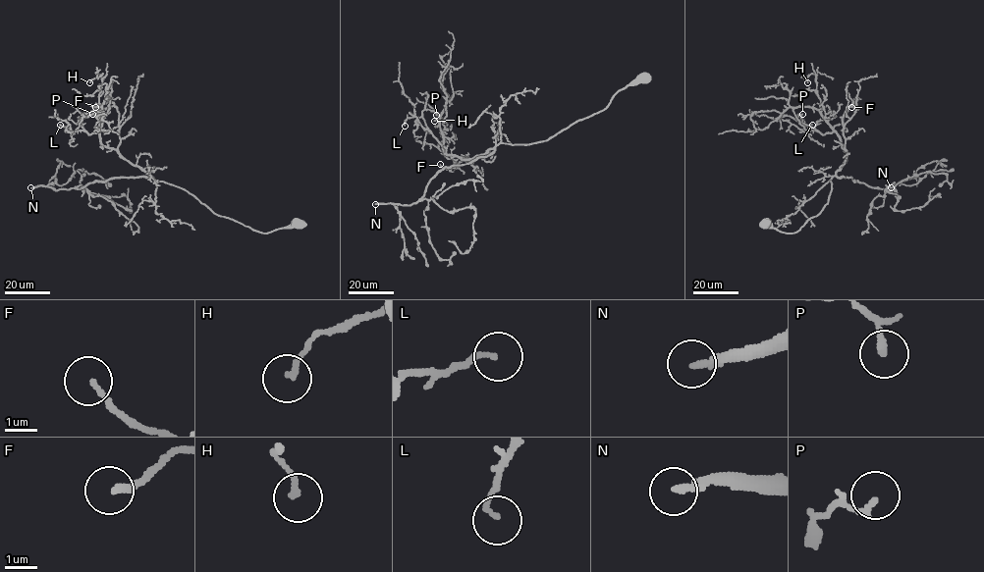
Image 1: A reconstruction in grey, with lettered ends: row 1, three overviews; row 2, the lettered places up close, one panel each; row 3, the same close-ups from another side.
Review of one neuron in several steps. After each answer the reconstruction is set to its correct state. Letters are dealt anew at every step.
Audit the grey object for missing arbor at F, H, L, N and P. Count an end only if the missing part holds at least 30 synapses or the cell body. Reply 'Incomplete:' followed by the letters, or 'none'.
Incomplete: N

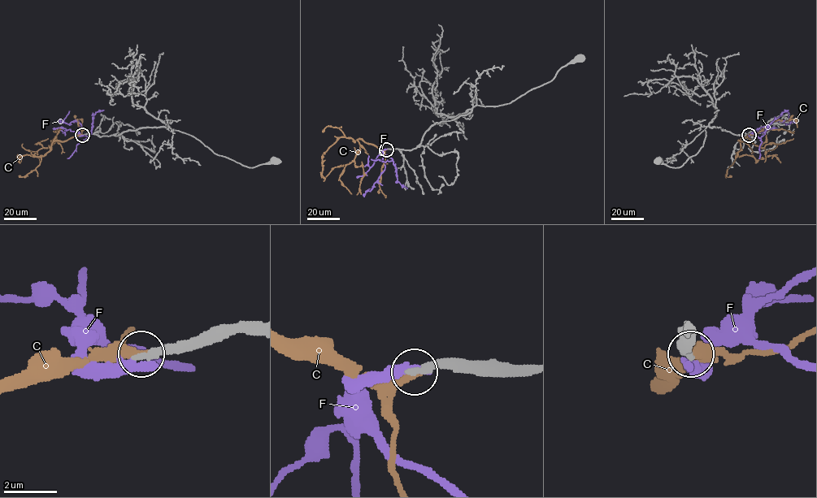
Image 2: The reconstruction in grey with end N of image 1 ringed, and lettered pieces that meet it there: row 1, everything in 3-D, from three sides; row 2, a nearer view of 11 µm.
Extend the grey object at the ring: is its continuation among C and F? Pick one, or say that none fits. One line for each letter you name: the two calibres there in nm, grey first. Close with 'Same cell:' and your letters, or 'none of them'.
C: Thickness 280 nm (grey) against 340 nm
Same cell: C

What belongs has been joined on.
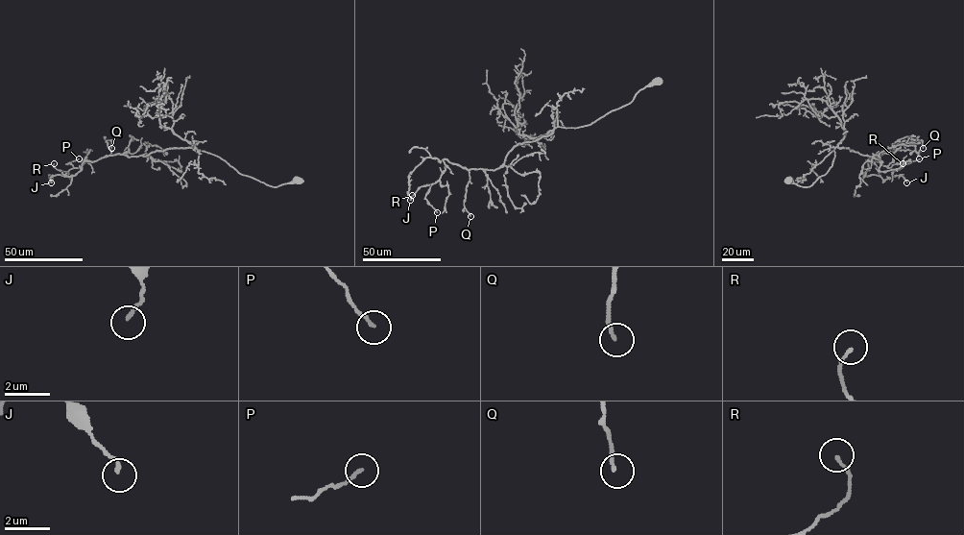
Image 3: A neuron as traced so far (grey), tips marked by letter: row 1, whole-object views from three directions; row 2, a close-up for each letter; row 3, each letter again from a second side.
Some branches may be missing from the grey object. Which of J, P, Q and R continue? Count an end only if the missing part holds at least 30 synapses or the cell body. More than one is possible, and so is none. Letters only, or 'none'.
none

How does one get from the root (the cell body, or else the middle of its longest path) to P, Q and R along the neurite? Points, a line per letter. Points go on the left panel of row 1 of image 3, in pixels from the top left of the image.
P: (298, 181), (272, 186), (195, 147), (66, 164), (79, 158)
Q: (298, 181), (272, 186), (195, 147), (130, 157), (110, 156), (105, 141), (109, 140), (111, 148)
R: (298, 181), (272, 186), (195, 147), (85, 157), (66, 171), (54, 163)

